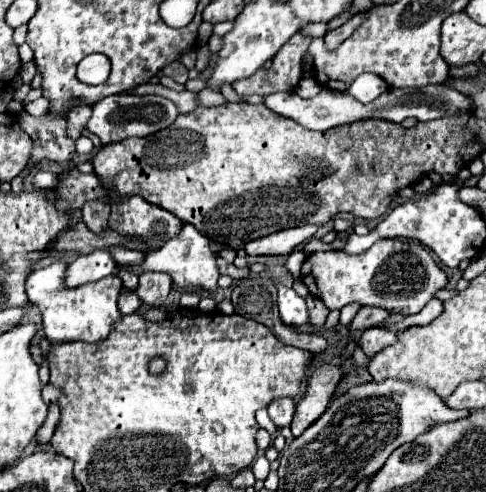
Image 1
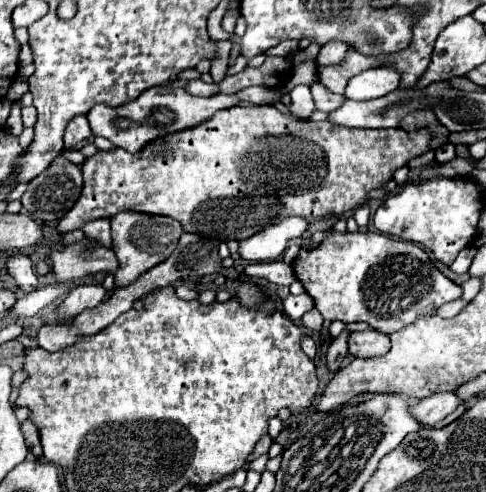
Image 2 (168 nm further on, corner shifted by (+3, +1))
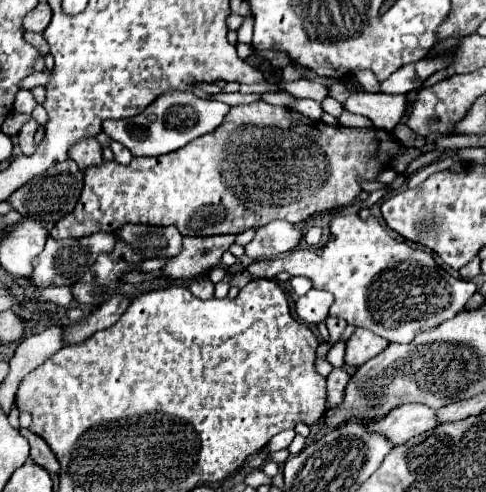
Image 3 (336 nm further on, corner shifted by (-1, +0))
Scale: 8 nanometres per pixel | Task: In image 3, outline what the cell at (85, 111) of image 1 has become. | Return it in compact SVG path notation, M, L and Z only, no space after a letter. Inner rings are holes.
M95 137L83 139L79 141L71 151L69 151L69 159L73 159L81 171L85 171L87 167L93 165L101 165L103 163L103 153L101 153L101 145L97 143Z

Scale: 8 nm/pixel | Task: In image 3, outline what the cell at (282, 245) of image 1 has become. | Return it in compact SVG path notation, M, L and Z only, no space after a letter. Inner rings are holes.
M271 221L257 229L255 239L245 245L245 255L251 259L273 259L293 251L301 241L301 231L287 221Z

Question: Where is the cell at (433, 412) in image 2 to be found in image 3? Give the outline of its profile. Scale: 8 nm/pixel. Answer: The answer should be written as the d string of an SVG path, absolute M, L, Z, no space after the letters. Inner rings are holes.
M407 405L397 407L387 417L379 421L367 423L369 433L377 433L393 443L393 447L407 443L411 437L421 435L429 429L437 427L435 423L435 409L427 409L423 405Z

